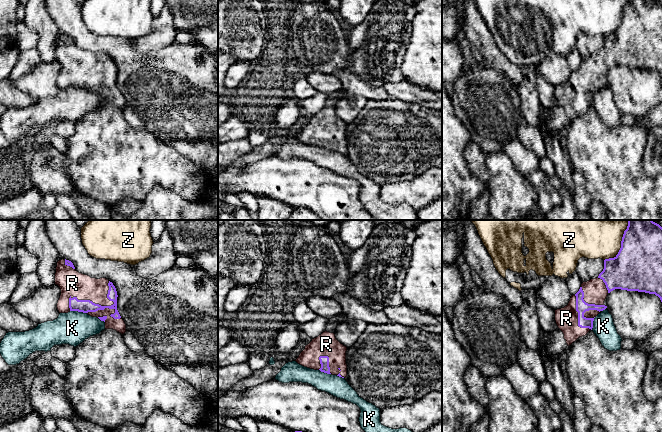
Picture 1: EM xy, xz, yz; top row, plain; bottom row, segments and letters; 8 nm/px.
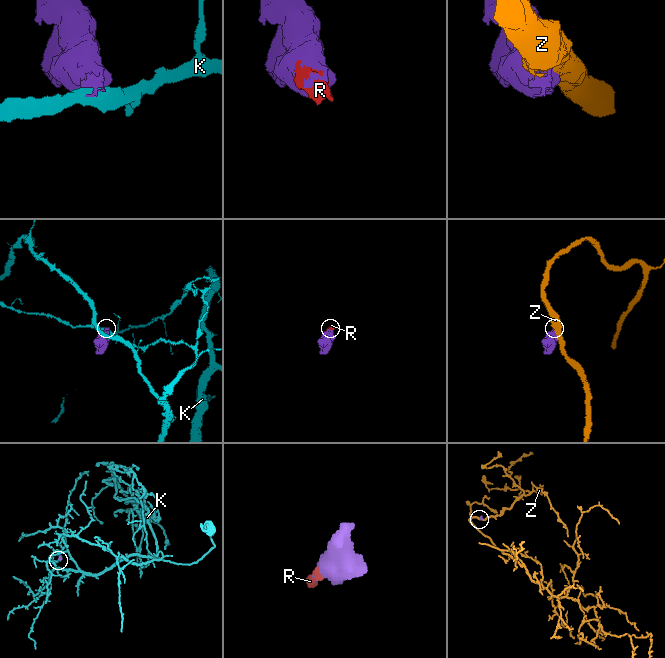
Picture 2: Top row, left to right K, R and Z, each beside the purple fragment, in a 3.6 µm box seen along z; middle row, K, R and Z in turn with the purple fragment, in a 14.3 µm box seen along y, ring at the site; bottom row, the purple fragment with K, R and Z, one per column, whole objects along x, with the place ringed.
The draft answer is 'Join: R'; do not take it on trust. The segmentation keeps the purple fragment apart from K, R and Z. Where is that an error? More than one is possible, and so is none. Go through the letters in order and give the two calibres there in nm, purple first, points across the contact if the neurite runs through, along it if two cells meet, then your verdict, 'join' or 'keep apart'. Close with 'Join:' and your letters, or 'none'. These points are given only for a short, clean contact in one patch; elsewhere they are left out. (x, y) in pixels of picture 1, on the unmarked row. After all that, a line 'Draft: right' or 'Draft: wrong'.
K: 110 nm thick on the purple side, 260 nm on the other; border along xy (70, 86), (86, 89); keep apart
R: 110 nm thick on the purple side, 200 nm on the other; join
Z: 380 nm thick on the purple side, 280 nm on the other; keep apart
Join: R
Draft: right

